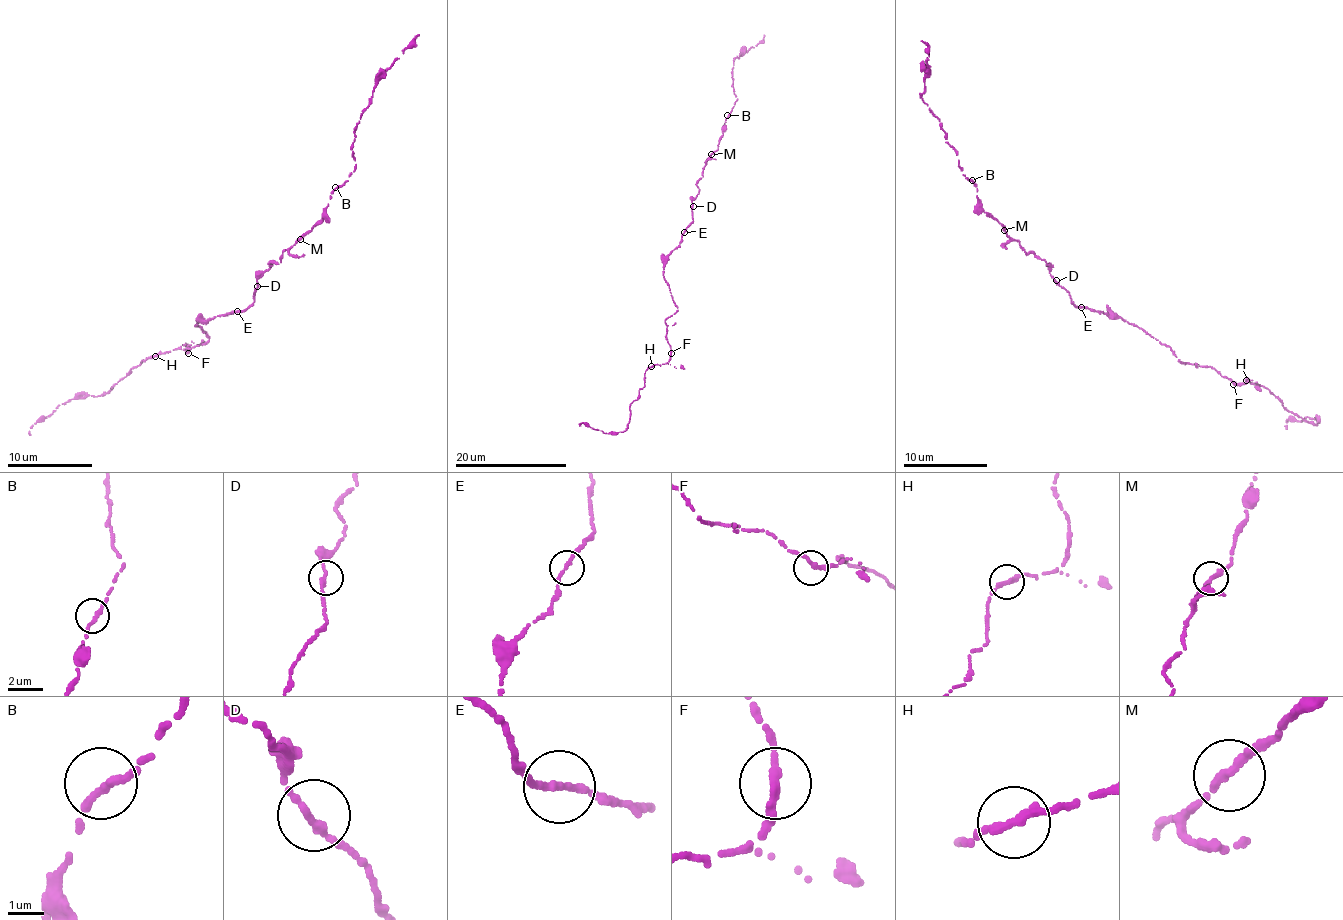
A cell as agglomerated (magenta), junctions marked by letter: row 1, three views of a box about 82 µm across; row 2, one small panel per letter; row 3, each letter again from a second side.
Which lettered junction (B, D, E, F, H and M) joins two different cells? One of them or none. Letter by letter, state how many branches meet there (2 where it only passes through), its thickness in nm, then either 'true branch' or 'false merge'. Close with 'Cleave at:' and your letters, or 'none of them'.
B: 1 branches meet; 320 nm thick; true branch
D: 2 branches meet; 220 nm thick; true branch
E: 2 branches meet; 220 nm thick; true branch
F: 2 branches meet; 240 nm thick; true branch
H: 2 branches meet; 240 nm thick; true branch
M: 2 branches meet; 240 nm thick; true branch
Cleave at: none of them

